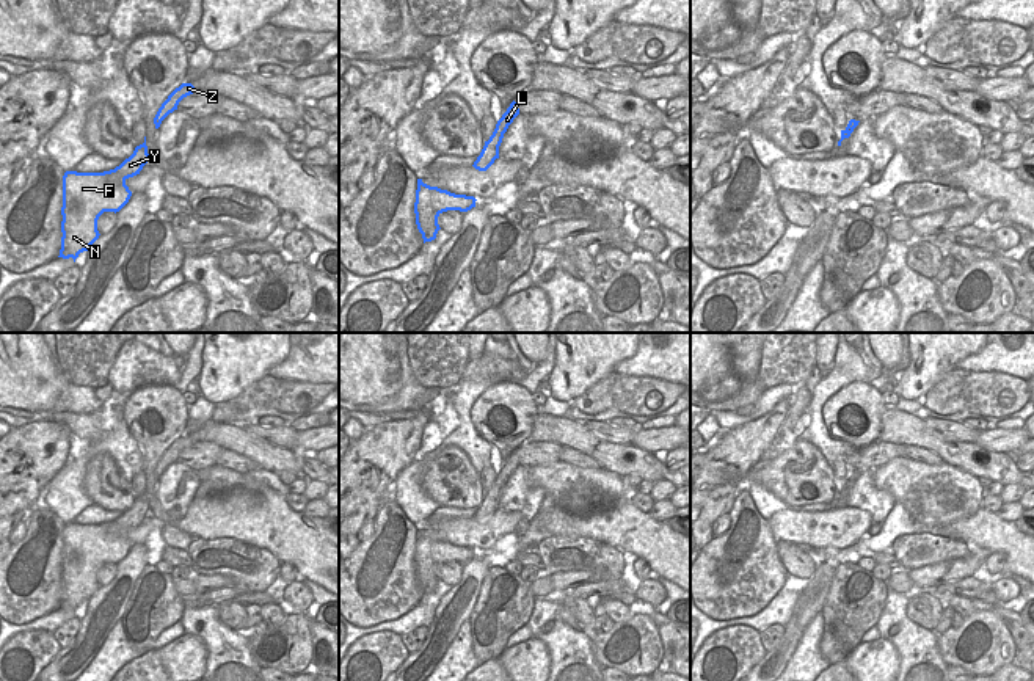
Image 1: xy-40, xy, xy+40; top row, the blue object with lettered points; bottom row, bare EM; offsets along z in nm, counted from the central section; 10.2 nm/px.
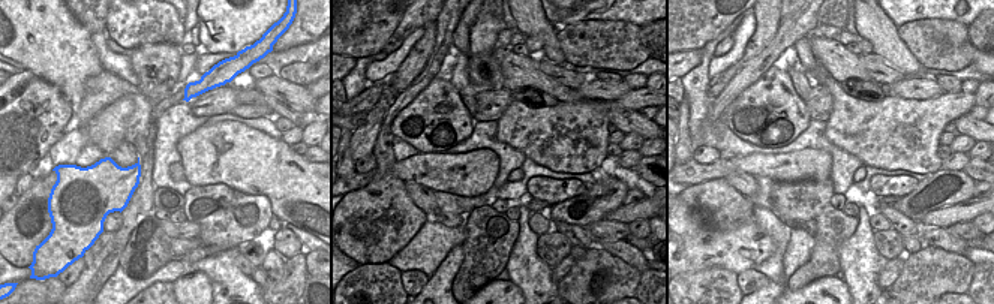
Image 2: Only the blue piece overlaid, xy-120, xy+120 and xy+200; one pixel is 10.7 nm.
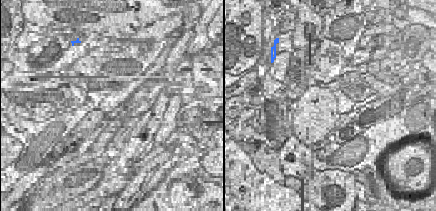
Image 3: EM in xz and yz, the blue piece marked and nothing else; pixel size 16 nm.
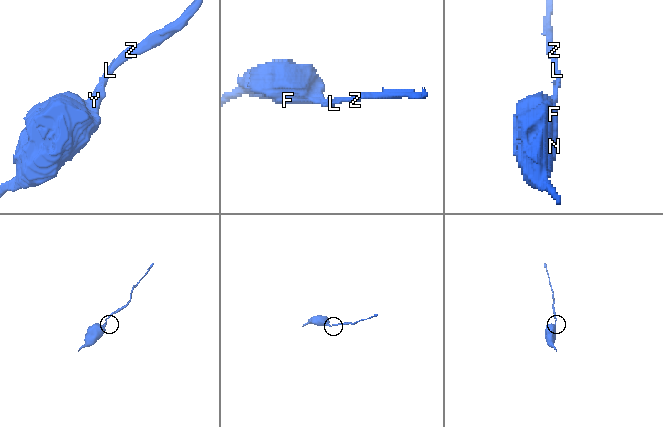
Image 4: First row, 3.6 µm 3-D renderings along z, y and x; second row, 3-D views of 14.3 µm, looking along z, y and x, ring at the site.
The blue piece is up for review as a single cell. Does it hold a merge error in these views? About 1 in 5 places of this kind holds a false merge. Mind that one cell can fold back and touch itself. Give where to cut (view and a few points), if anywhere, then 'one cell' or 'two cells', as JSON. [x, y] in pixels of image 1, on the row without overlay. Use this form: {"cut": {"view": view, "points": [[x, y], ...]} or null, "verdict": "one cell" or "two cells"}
{"cut": null, "verdict": "one cell"}

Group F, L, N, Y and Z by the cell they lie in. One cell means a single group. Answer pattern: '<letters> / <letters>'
F L N Y Z

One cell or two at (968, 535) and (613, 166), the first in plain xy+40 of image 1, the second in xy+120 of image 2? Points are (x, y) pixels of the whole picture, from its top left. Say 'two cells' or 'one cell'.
one cell

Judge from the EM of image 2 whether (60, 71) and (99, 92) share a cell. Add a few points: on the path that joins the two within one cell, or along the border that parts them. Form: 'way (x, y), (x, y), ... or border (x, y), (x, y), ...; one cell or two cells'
border (102, 69), (86, 80), (84, 98), (74, 111); two cells

